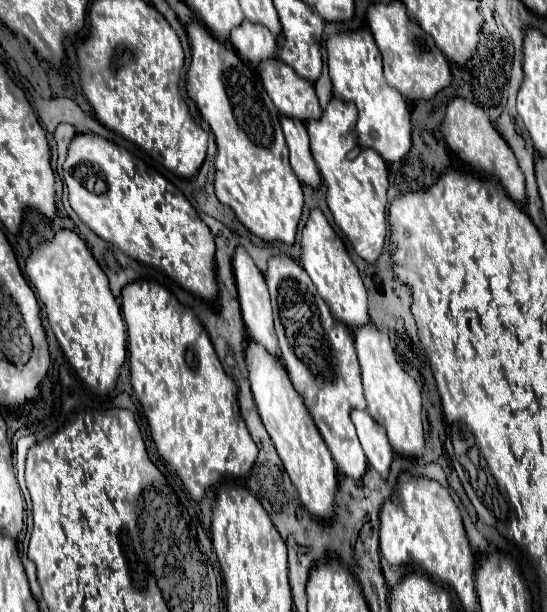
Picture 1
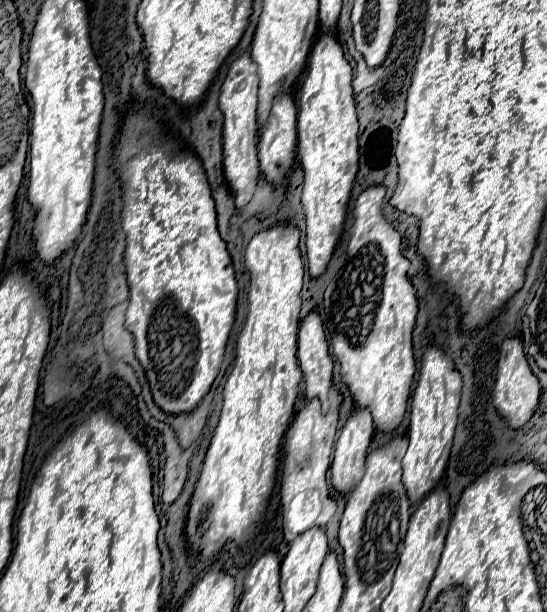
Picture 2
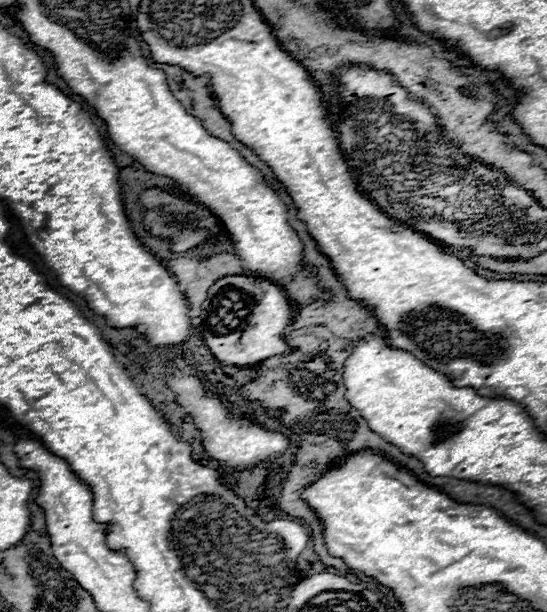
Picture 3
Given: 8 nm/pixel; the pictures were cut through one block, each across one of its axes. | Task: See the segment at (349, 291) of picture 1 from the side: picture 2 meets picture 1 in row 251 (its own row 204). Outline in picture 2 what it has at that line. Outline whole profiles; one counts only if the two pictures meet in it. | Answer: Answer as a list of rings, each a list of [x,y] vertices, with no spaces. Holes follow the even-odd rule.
[[[320,34],[314,42],[308,62],[306,78],[300,88],[298,98],[298,156],[304,170],[304,190],[302,206],[306,210],[306,248],[308,248],[308,272],[312,278],[326,270],[326,264],[334,252],[334,246],[342,234],[346,206],[350,200],[350,190],[354,176],[358,172],[358,118],[354,110],[352,92],[352,66],[346,62],[342,46],[332,34]]]

